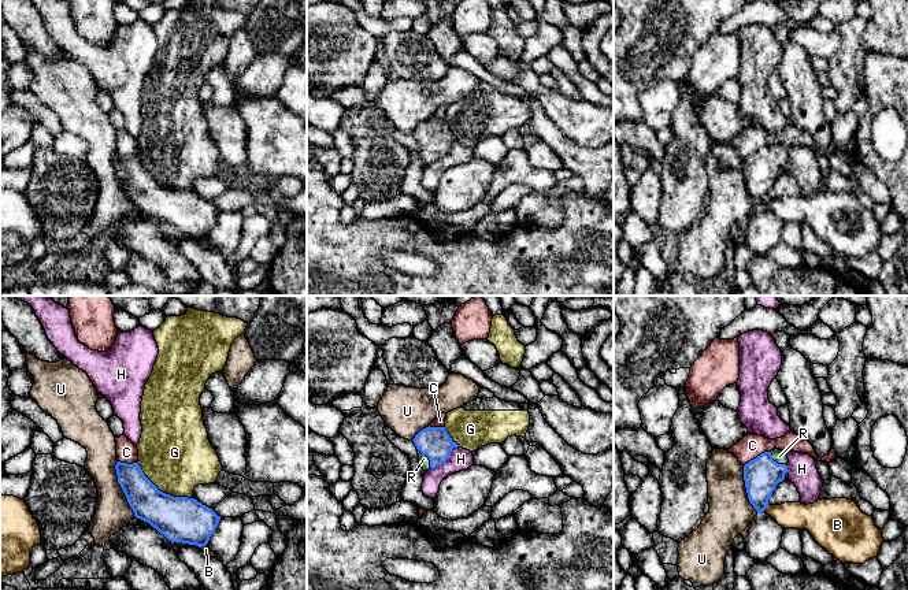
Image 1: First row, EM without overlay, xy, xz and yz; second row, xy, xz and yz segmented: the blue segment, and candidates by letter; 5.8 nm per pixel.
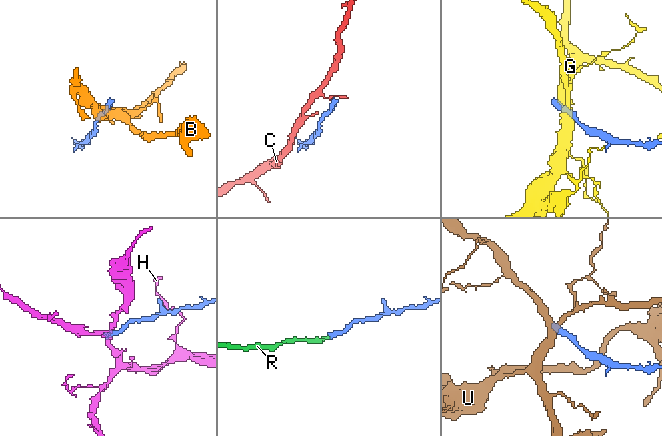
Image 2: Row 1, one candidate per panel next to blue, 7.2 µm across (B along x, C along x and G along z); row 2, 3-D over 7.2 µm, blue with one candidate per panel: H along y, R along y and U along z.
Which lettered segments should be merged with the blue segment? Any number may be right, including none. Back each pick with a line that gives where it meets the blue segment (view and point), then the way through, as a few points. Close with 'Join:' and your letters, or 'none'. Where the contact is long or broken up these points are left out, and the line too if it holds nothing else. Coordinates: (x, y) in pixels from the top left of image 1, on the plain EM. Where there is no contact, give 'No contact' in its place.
R: Touches blue at xz (429, 152). Path across: xz (434, 136), (429, 152), (423, 152)
Join: R

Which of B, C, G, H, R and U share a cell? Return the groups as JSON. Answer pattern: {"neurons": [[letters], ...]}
{"neurons": [["B"], ["C"], ["G"], ["H"], ["R"], ["U"]]}

